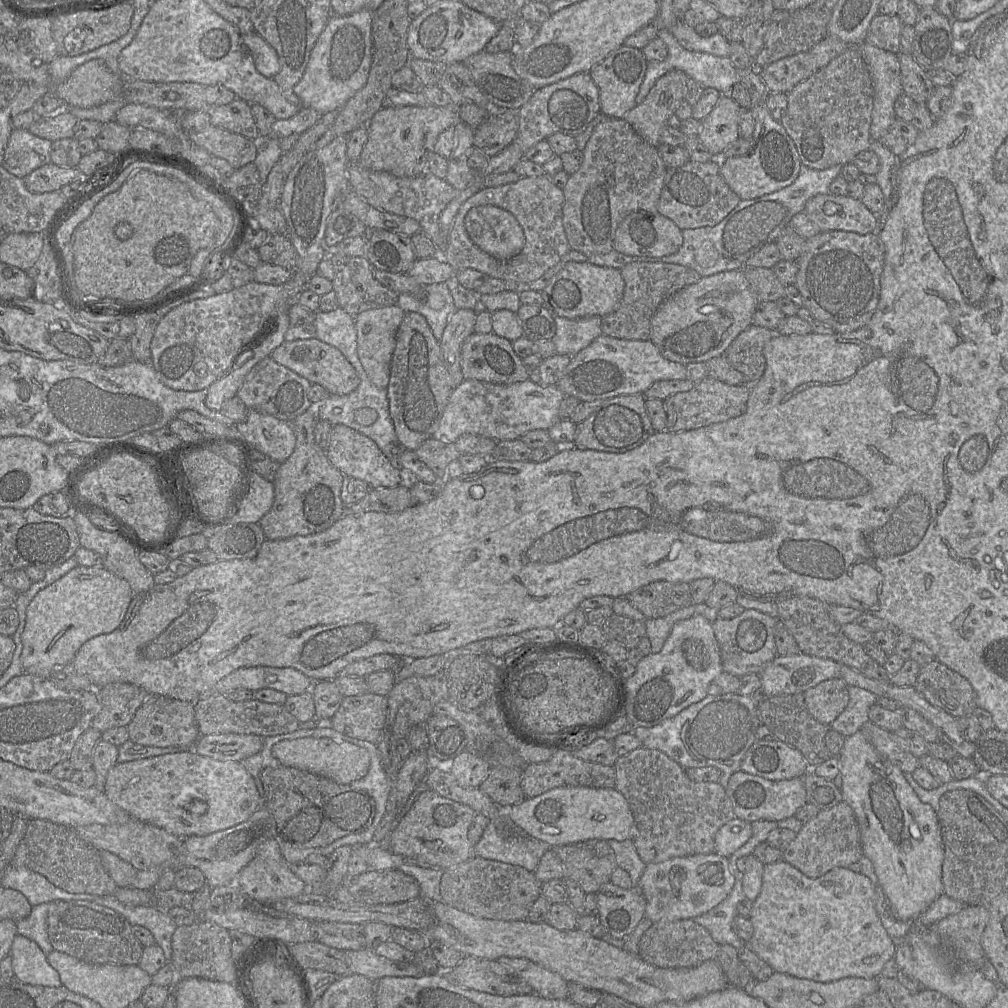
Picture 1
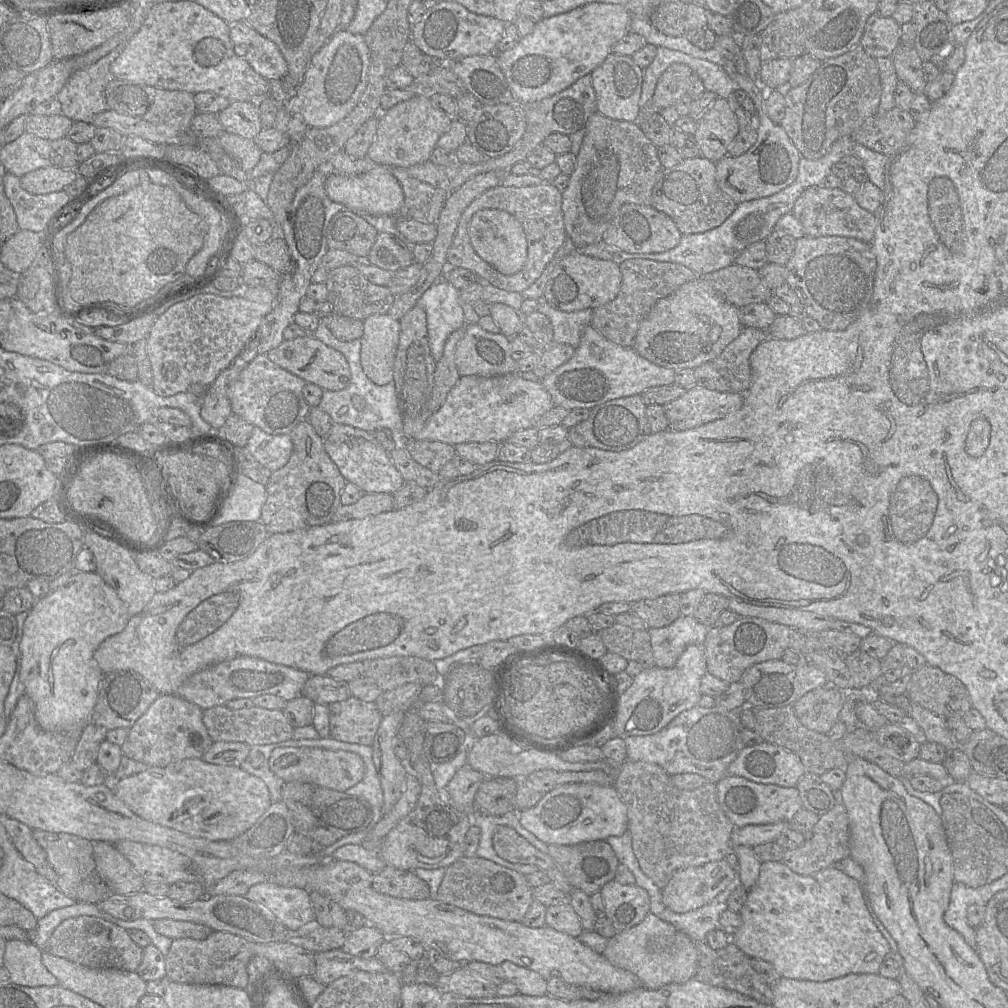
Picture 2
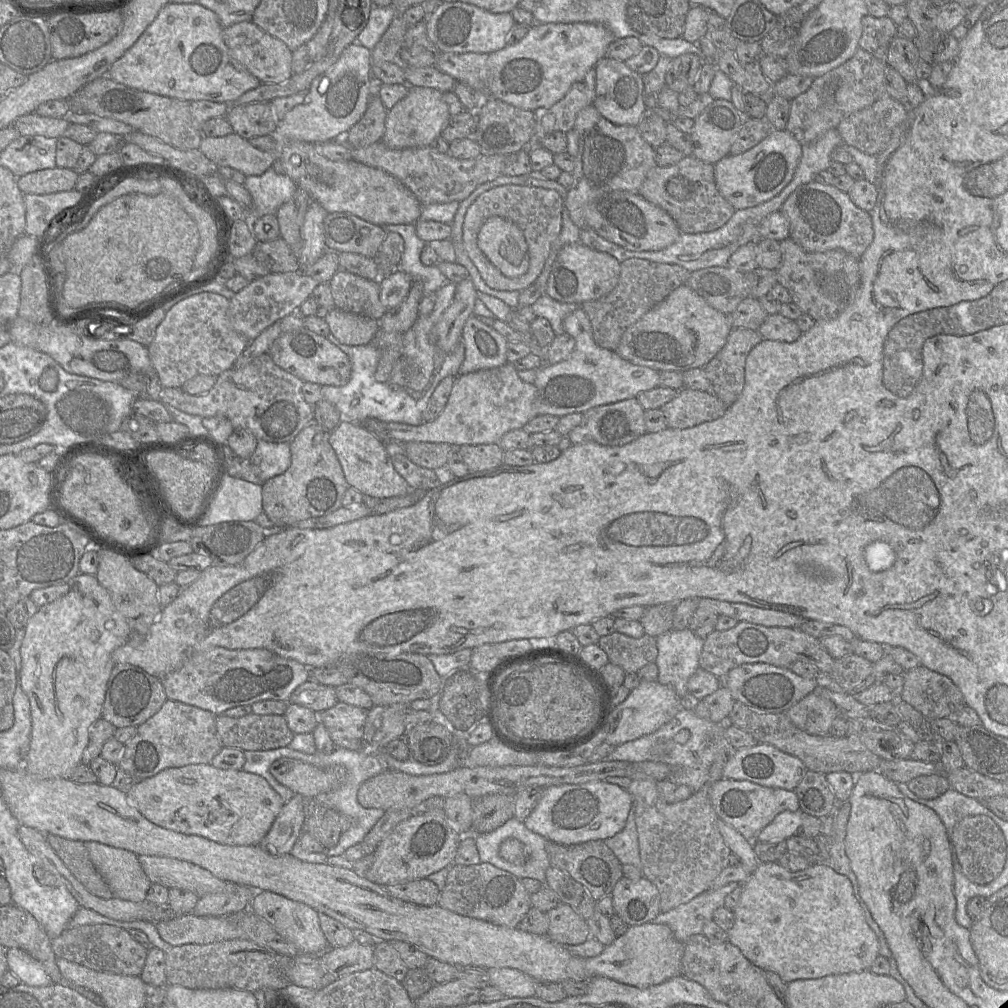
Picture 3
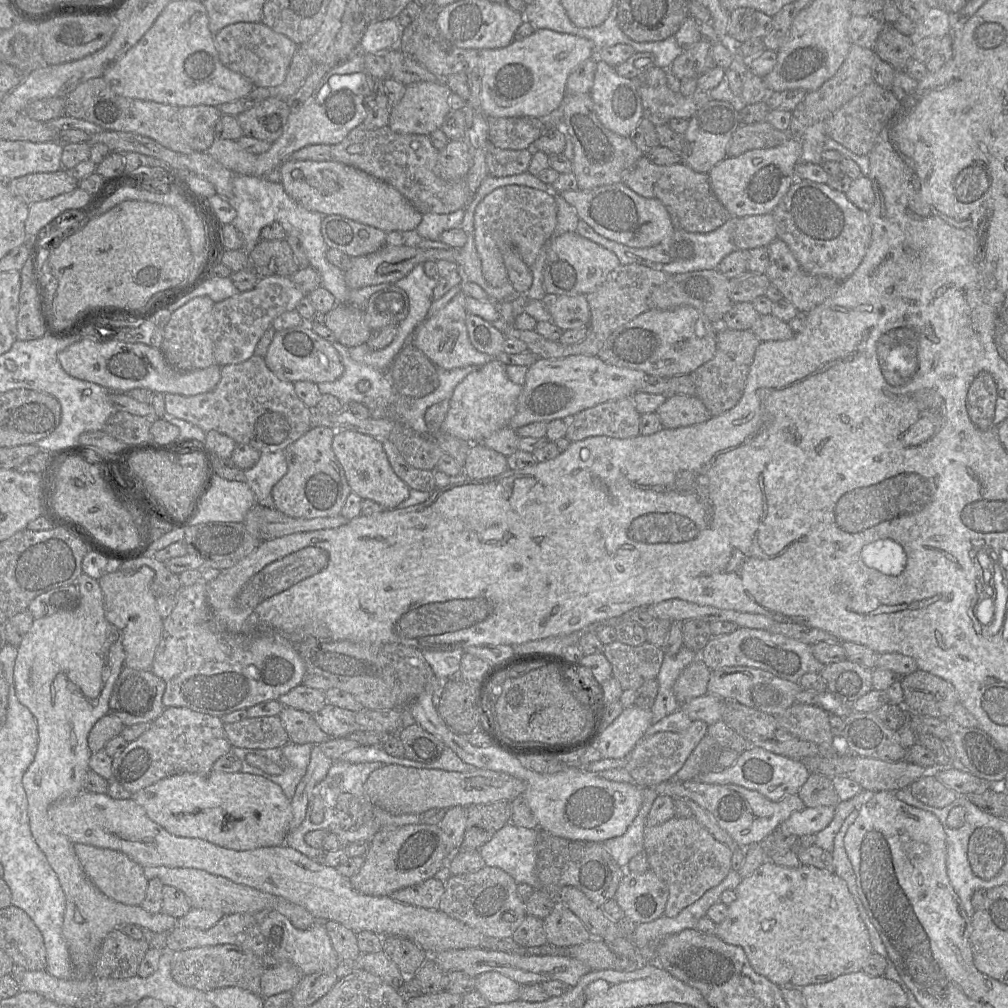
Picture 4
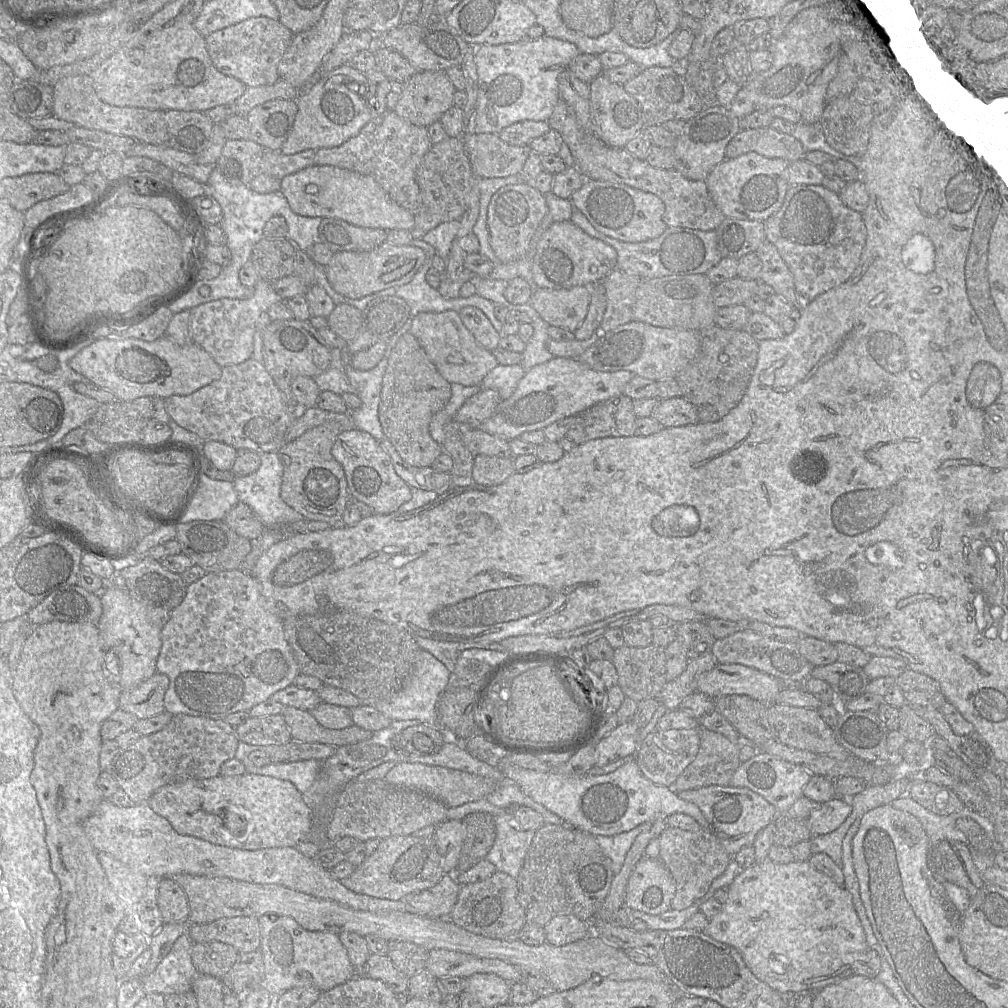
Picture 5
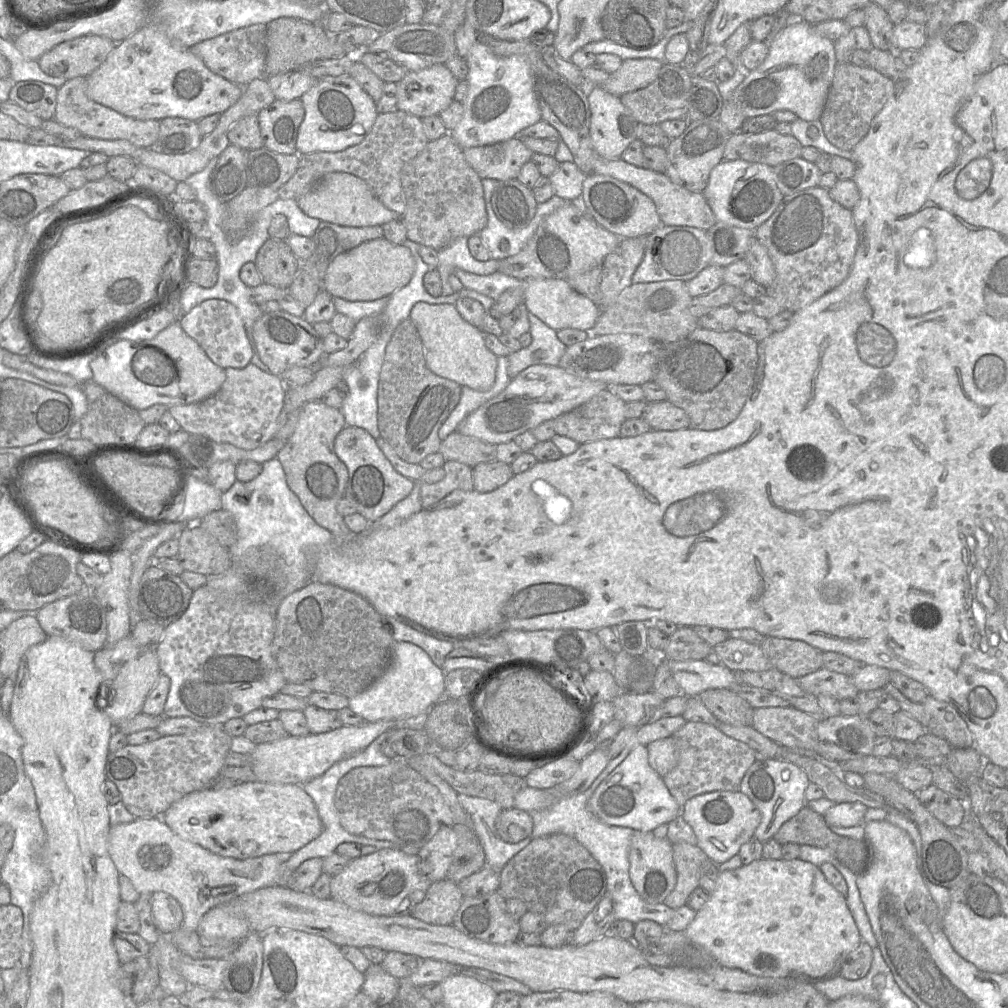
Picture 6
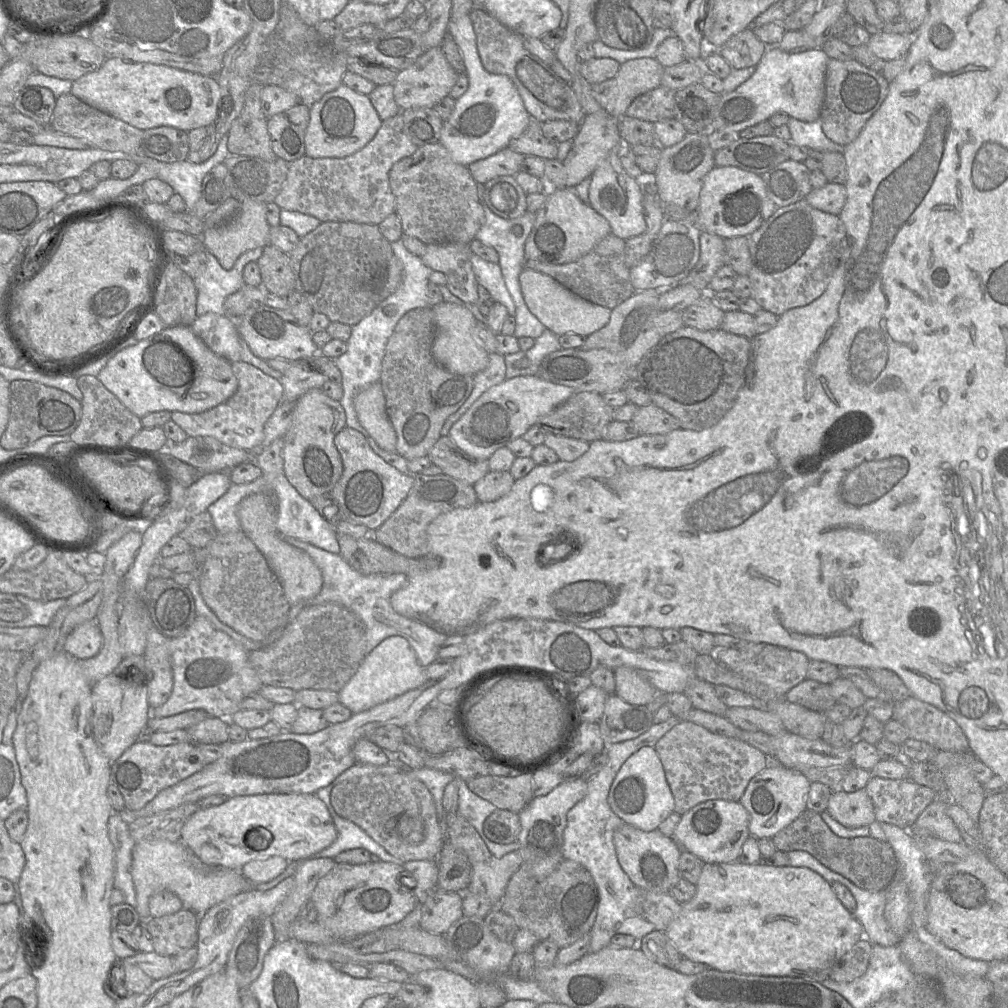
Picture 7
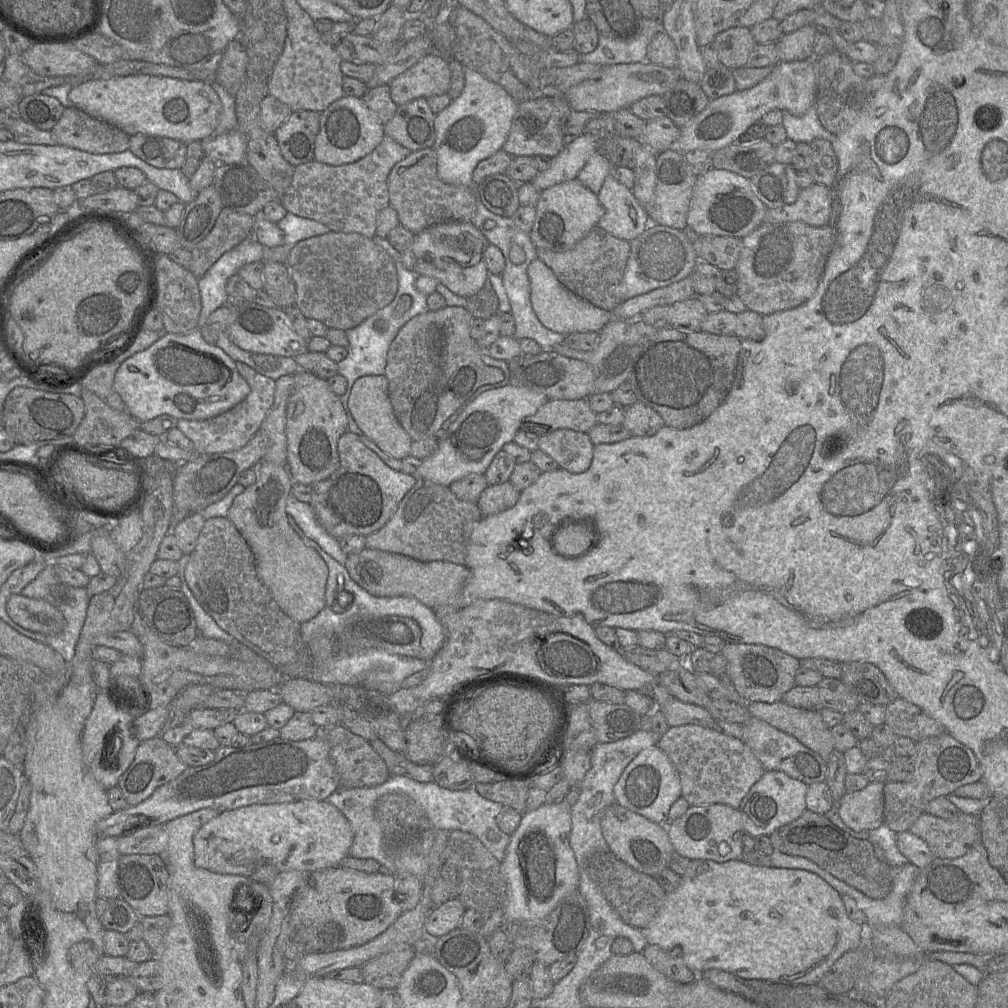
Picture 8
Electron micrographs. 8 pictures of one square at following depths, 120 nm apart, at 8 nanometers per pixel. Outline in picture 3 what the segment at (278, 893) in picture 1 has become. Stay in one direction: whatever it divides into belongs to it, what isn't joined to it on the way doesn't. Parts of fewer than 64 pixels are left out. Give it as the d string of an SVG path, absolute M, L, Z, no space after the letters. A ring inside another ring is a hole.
M255 891L249 909L266 920L284 939L293 943L300 953L321 954L329 948L328 941L320 928L318 912L302 902L270 891Z

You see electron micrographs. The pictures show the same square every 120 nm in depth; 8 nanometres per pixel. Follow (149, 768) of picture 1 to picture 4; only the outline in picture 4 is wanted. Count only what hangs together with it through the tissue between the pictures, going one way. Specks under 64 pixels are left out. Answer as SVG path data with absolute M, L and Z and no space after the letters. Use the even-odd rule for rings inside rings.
M214 770L207 774L182 773L163 778L156 783L147 786L133 795L133 799L142 806L148 817L161 825L169 833L179 837L199 838L215 845L236 850L247 851L262 847L285 845L288 834L291 832L291 821L293 818L291 800L289 800L279 785L262 776L248 774L244 772L224 773Z

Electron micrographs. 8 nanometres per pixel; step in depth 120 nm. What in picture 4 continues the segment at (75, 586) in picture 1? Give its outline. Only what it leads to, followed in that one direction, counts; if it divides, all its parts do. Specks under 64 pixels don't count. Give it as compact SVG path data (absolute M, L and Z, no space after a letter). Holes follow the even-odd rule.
M82 574L73 583L81 594L80 605L73 611L62 611L34 619L34 622L17 647L14 666L14 684L16 696L35 717L39 743L34 760L22 777L22 784L28 800L28 817L31 834L46 855L49 864L57 874L66 896L63 934L71 953L95 954L109 932L125 924L136 924L154 933L169 932L176 927L177 918L162 911L156 914L147 912L141 905L127 905L117 902L101 892L86 875L79 861L74 843L65 835L57 833L48 818L48 809L56 801L78 795L89 770L92 753L88 745L88 736L95 723L108 714L109 701L114 684L118 679L125 661L122 636L117 627L105 616L103 592L99 581Z

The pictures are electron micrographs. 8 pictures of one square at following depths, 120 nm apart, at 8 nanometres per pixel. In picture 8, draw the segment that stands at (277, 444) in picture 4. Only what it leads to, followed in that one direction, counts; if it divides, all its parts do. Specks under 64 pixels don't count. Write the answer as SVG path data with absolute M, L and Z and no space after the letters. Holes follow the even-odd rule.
M235 362L238 372L250 386L250 393L246 398L231 409L208 419L178 419L177 428L193 442L197 455L231 452L244 447L260 429L274 403L275 380L258 373L244 362Z

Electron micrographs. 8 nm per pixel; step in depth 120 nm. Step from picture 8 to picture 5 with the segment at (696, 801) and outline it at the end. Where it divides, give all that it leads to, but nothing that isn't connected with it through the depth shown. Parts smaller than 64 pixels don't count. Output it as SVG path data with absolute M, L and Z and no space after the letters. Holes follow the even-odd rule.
M700 727L700 746L694 760L669 787L674 793L707 786L728 786L734 773L742 764L739 759L741 744L731 742L725 736Z

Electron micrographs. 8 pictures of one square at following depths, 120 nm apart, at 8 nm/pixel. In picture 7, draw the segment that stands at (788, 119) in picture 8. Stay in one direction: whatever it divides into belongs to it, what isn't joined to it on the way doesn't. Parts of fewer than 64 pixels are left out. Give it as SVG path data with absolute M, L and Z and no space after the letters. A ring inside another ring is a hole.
M790 117L787 123L791 141L798 146L807 146L820 152L833 151L844 152L844 146L831 141L823 132L821 121L817 119L813 122L803 122L794 117Z

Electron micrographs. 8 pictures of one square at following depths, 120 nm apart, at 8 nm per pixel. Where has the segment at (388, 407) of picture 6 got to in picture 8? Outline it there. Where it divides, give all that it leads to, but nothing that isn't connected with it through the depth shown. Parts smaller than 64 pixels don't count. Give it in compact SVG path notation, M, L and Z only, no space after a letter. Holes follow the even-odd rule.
M448 306L418 314L406 322L392 341L387 355L385 376L388 379L389 398L400 424L413 441L436 434L448 419L479 387L503 381L501 369L482 361L482 349L471 337L474 317L460 306Z

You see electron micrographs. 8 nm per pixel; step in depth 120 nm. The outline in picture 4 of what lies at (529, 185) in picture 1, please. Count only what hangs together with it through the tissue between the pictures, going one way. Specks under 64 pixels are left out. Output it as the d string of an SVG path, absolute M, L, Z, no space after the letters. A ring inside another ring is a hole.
M520 185L499 187L486 195L474 212L474 243L484 279L493 287L508 280L503 252L514 248L524 263L534 264L541 247L552 237L557 224L556 194Z

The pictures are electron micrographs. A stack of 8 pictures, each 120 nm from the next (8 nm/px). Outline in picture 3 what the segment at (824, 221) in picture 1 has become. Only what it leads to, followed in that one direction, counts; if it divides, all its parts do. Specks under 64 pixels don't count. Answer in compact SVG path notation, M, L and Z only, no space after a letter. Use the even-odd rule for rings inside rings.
M815 181L801 185L786 199L780 212L789 222L790 238L806 252L842 250L860 258L873 241L870 213L856 206L847 192L833 185Z

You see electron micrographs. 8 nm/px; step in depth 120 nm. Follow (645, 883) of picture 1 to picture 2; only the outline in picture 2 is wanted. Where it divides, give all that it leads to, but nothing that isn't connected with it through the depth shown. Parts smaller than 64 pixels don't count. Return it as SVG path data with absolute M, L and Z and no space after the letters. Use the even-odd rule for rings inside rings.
M726 859L679 870L661 890L663 903L676 913L698 909L724 891L734 877Z

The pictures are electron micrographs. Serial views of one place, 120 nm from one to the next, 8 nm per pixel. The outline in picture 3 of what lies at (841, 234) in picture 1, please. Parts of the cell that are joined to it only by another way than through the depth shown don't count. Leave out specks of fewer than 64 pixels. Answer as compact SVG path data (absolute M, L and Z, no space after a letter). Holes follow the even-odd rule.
M790 237L780 241L780 248L782 260L776 270L778 283L788 290L792 302L815 322L835 319L854 301L860 286L859 258L842 250L806 252Z

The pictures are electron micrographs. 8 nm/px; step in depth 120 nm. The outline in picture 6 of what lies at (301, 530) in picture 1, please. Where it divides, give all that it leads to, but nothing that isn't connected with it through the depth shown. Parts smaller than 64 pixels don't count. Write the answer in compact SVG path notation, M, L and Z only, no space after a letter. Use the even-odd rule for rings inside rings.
M320 400L307 402L300 409L294 432L277 454L289 488L316 523L332 533L335 542L347 542L354 534L337 511L337 505L345 495L348 469L335 453L334 441L345 426L341 409L328 406Z

